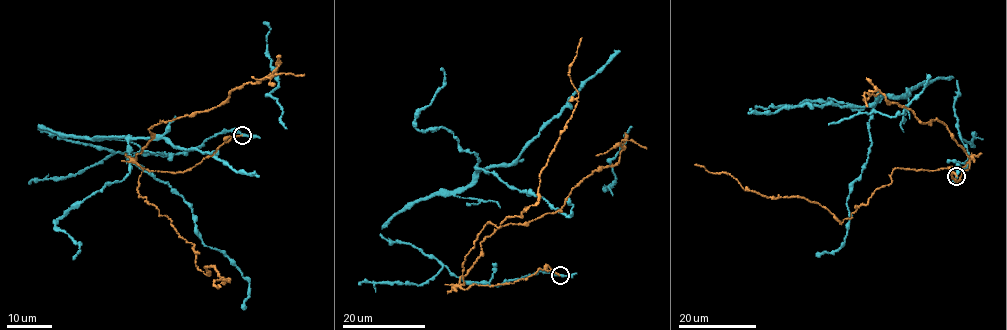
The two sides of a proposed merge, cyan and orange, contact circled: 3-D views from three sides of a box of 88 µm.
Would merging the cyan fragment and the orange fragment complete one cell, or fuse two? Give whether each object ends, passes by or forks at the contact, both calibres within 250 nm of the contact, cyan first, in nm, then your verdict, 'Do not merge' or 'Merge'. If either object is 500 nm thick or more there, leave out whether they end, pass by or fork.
At the ring cyan passes by. At the ring orange ends. Thickness 340 nm (cyan) against 160 nm. Do not merge

